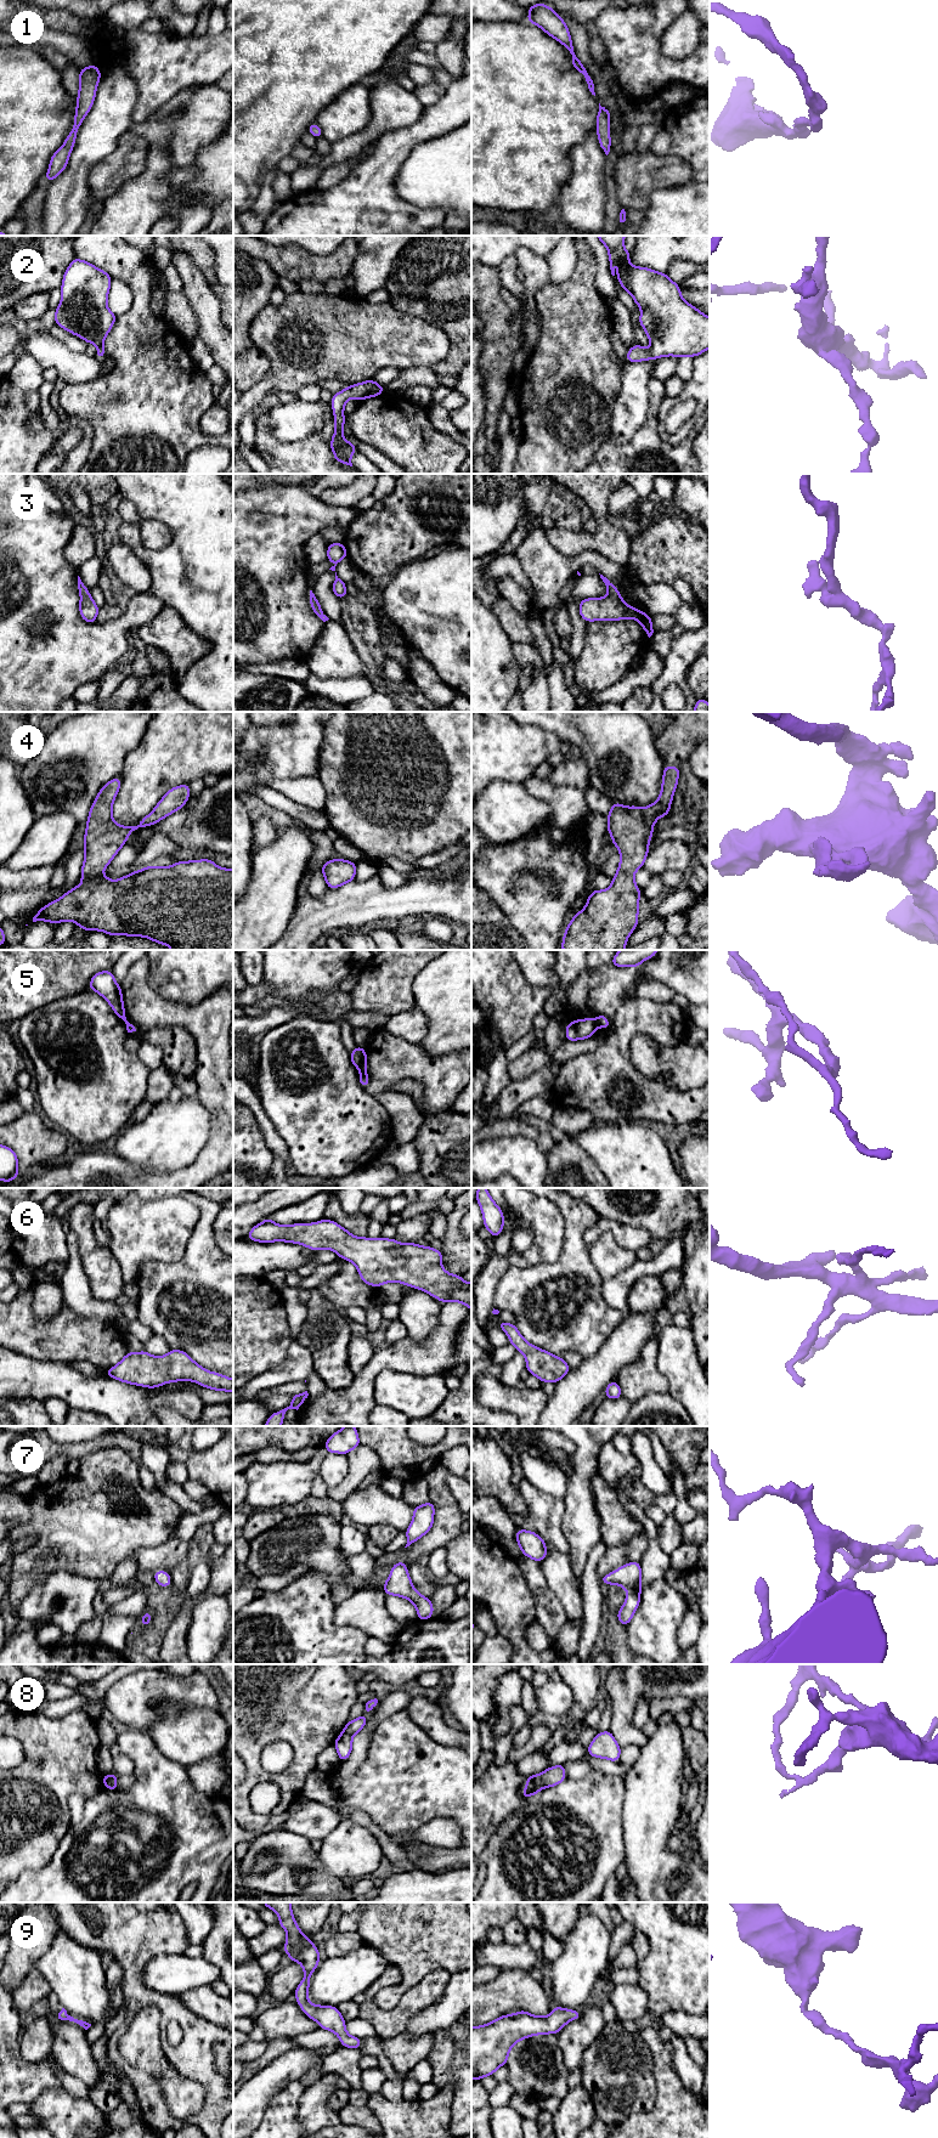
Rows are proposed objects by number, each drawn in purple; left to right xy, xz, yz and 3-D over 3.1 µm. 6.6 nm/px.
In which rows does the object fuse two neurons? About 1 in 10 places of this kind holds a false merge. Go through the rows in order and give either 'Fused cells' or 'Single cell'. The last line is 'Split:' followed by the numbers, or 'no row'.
1: Single cell
2: Single cell
3: Single cell
4: Single cell
5: Fused cells
6: Single cell
7: Single cell
8: Fused cells
9: Single cell
Split: 5, 8

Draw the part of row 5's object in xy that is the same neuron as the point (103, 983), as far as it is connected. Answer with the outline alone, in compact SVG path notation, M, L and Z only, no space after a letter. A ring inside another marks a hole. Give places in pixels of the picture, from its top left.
M102 971L94 974L89 989L98 992L112 1006L114 1013L120 1019L128 1019L123 1003L122 989L117 984L112 971Z

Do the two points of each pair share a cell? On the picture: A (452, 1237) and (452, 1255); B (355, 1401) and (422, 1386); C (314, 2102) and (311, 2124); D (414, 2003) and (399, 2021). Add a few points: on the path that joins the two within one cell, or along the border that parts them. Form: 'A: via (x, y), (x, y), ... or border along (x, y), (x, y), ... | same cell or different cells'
A: via (452, 1242), (452, 1250) | same cell
B: border along (384, 1370), (376, 1379), (376, 1404) | different cells
C: via (314, 2107), (312, 2119) | same cell
D: via (410, 2008), (401, 2017) | same cell

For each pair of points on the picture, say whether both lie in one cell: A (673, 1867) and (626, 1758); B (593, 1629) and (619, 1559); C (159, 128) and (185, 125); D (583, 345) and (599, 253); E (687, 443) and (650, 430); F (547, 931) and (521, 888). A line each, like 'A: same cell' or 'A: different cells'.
A: different cells
B: different cells
C: different cells
D: different cells
E: same cell
F: same cell

